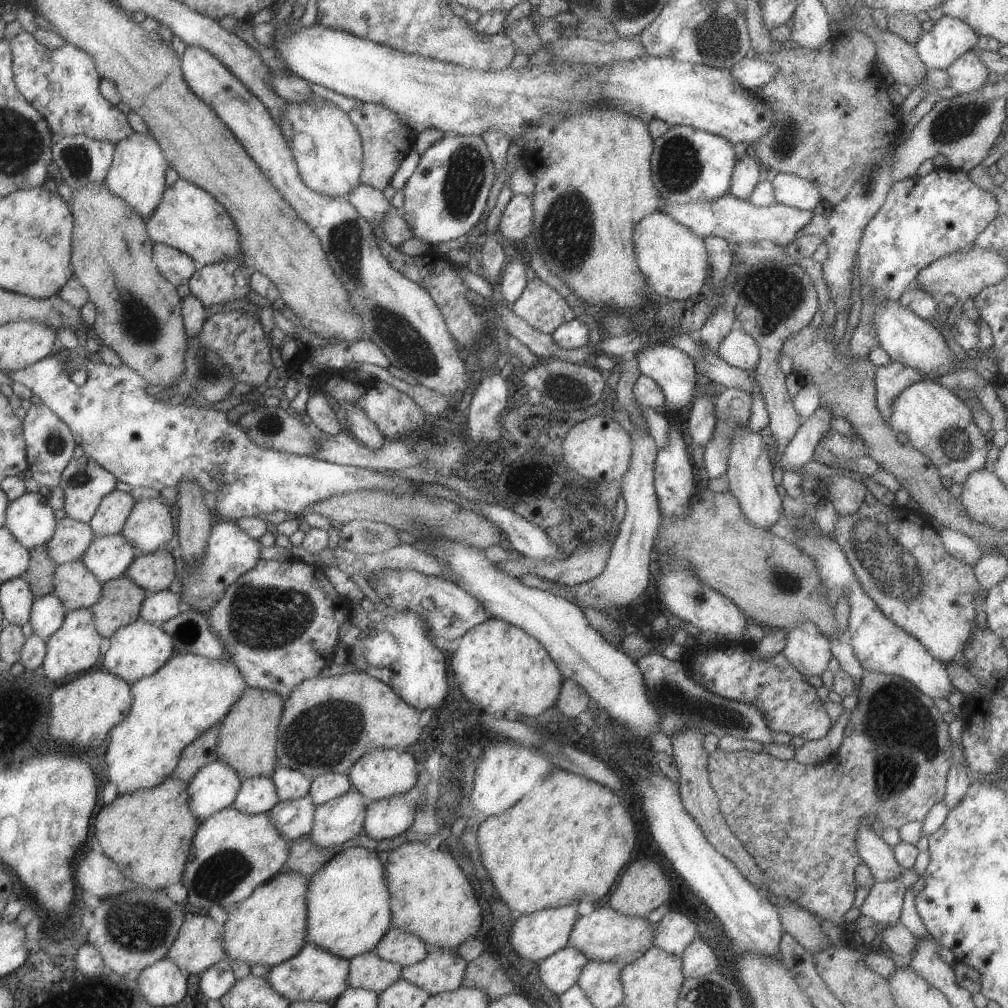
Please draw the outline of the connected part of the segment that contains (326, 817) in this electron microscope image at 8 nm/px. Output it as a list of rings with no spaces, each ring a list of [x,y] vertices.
[[[351,790],[335,800],[329,800],[315,808],[313,814],[313,828],[309,838],[319,848],[333,848],[355,834],[363,832],[367,814],[367,800],[357,790]]]

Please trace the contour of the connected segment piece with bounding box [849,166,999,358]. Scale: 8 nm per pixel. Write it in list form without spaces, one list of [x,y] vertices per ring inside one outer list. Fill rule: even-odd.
[[[941,166],[933,168],[927,176],[905,178],[895,182],[887,192],[887,198],[879,212],[867,222],[859,248],[857,264],[861,276],[861,316],[849,340],[849,356],[865,358],[877,342],[877,330],[873,328],[871,294],[875,298],[887,298],[897,302],[905,288],[915,284],[919,270],[927,268],[931,262],[957,252],[969,250],[975,244],[977,234],[995,220],[999,212],[999,202],[995,196],[971,182],[967,172]]]

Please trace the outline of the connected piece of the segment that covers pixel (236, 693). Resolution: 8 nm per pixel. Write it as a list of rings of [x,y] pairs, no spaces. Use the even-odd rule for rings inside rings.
[[[175,654],[155,674],[133,682],[131,712],[111,728],[109,746],[103,750],[107,784],[113,784],[119,796],[129,796],[165,782],[179,764],[183,748],[219,724],[247,688],[245,678],[229,658],[209,660],[195,654]]]

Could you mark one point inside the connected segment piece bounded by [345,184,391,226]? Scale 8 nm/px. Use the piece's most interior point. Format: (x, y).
(371, 203)

